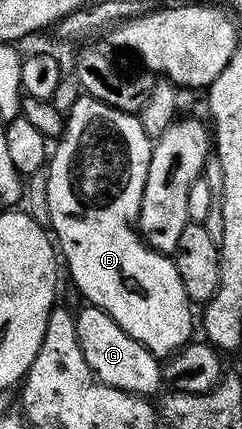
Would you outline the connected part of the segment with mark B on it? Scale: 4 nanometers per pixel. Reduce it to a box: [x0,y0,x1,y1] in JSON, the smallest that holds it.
[46,96,195,360]

